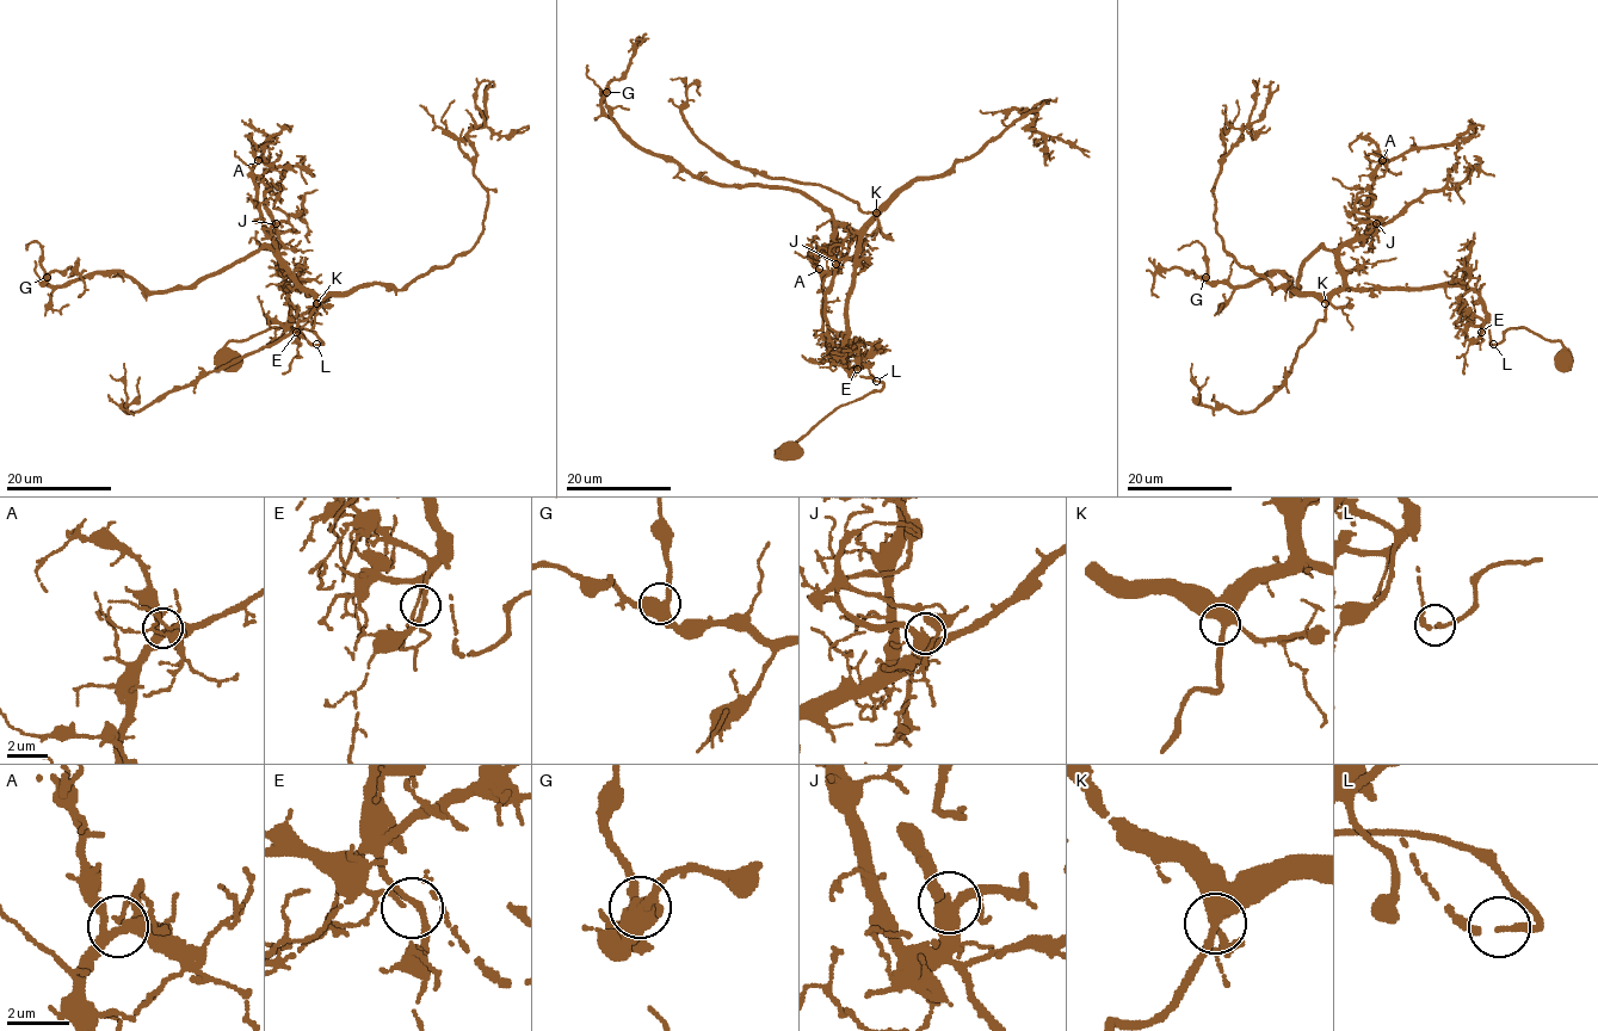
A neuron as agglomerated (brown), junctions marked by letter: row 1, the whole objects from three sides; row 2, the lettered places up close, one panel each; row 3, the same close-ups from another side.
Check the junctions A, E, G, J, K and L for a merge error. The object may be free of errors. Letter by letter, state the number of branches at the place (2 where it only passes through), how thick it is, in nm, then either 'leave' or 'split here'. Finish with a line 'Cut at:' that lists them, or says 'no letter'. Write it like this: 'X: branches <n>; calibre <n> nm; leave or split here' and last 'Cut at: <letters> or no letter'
A: branches 3; calibre 360 nm; leave
E: branches 3; calibre 180 nm; leave
G: branches 3; calibre 480 nm; leave
J: branches 3; calibre 440 nm; leave
K: branches 3; calibre 440 nm; leave
L: branches 2; calibre 170 nm; leave
Cut at: no letter

